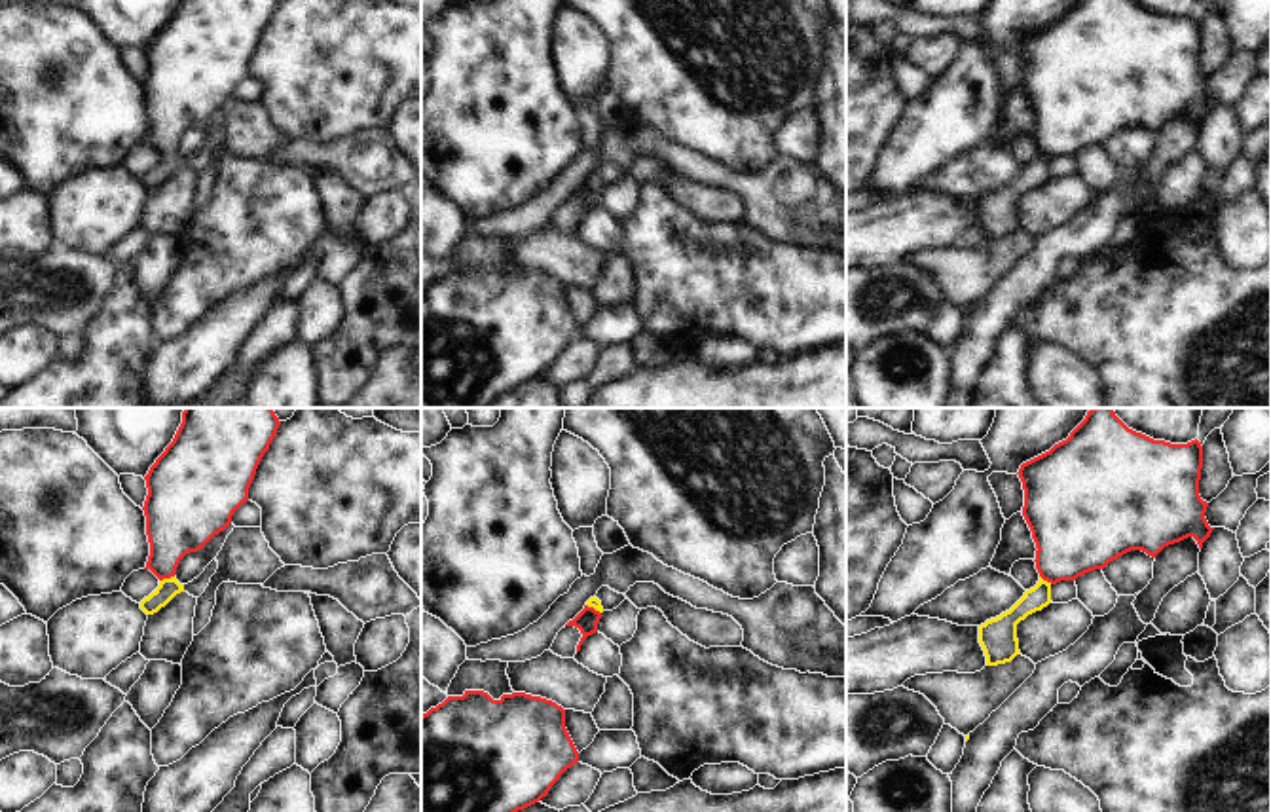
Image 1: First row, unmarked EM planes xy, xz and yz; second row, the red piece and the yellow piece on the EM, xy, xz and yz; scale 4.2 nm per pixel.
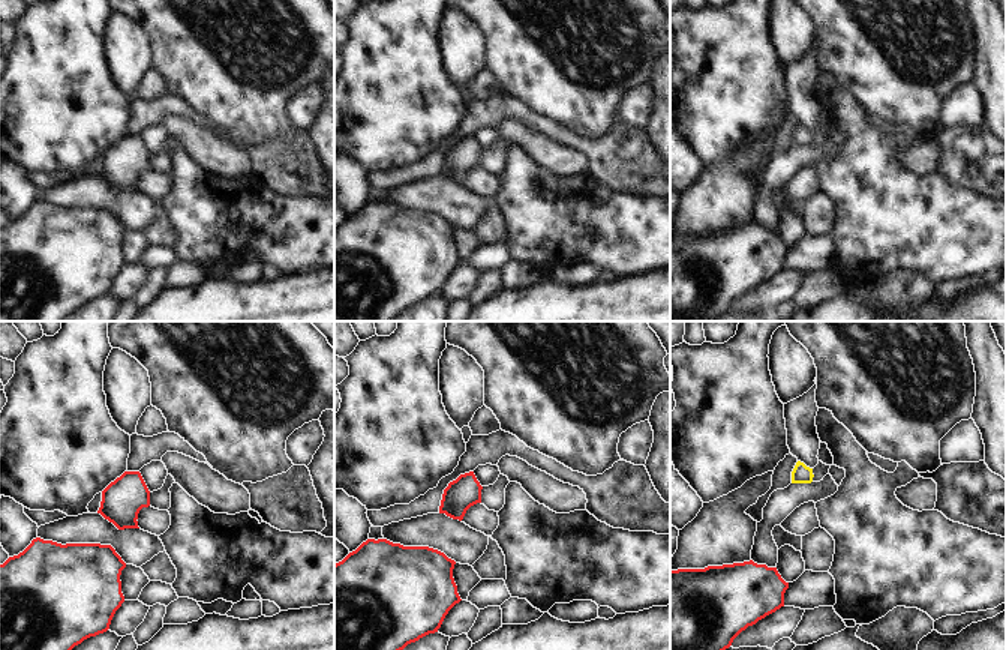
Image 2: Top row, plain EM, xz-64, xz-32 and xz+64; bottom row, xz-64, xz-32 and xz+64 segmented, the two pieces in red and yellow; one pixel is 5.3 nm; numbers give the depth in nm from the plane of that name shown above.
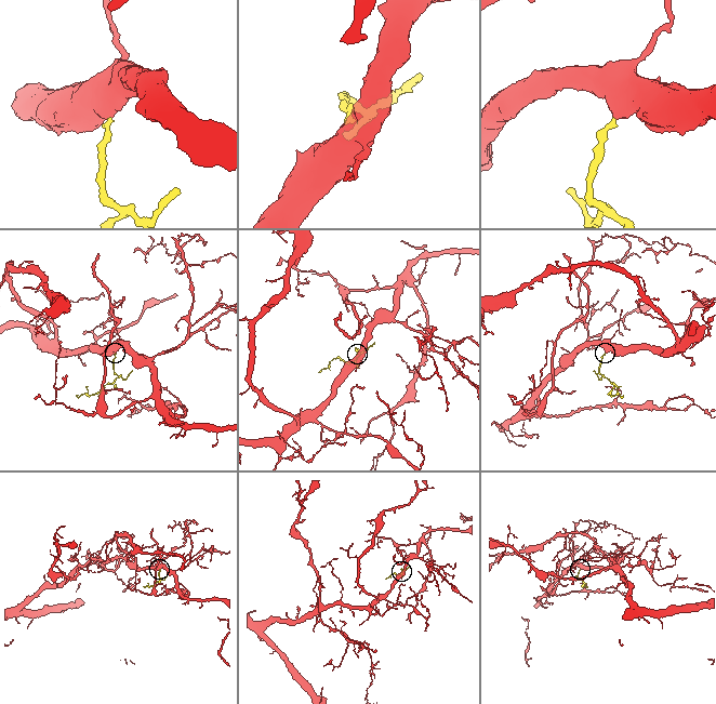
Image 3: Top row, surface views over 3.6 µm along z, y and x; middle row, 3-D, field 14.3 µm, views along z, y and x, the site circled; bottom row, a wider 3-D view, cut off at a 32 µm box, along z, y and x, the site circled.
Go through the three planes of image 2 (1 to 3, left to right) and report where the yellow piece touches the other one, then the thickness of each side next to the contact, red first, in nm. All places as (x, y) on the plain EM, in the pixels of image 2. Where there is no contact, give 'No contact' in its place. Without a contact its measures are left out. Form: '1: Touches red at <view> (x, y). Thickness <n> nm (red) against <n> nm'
1: No contact
2: No contact
3: No contact

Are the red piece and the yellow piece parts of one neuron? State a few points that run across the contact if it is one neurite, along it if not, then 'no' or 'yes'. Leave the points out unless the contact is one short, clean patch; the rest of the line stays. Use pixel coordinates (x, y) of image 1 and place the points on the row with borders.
xy (179, 520), (165, 551), (165, 577), (167, 589) | yes

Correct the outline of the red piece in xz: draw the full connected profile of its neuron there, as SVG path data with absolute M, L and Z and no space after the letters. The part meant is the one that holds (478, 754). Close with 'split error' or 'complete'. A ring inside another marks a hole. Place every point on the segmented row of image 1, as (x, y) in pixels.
M465 691L421 715L421 812L518 812L546 797L575 763L579 751L565 729L565 710L556 702L525 692L493 700L484 691Z; complete

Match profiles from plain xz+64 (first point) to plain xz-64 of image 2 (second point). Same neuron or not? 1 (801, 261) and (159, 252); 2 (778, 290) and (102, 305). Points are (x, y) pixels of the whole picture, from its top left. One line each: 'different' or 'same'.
1: same
2: different

